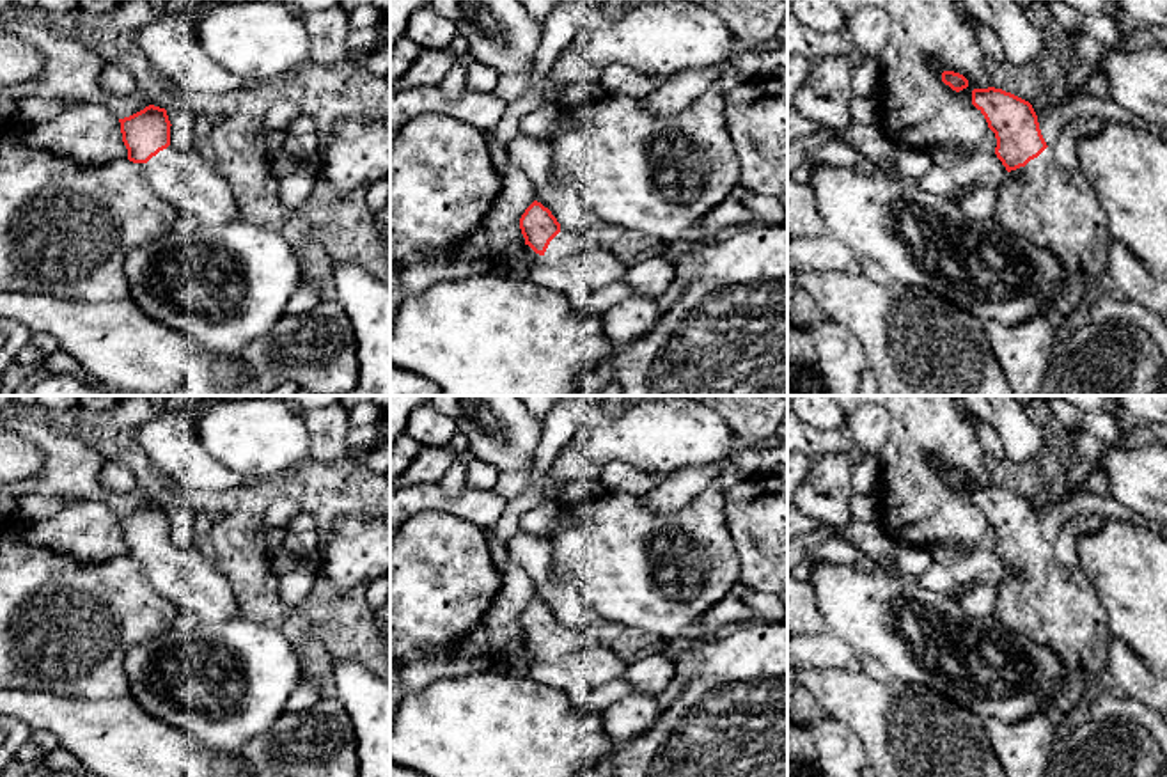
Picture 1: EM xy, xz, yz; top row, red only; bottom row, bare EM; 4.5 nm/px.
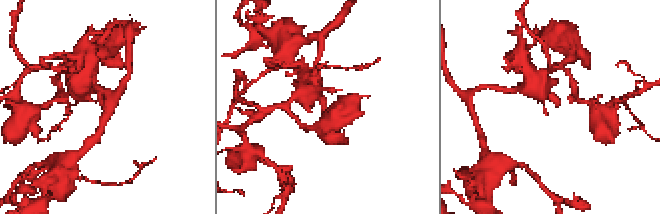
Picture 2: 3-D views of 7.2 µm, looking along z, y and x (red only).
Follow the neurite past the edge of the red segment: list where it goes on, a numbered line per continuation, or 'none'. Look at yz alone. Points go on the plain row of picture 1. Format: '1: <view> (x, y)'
1: yz (1029, 572)

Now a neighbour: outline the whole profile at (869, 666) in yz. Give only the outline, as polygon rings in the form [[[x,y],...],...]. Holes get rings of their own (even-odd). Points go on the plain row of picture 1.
[[[865,656],[860,658],[860,663],[862,663],[862,672],[865,672],[869,678],[883,683],[889,683],[892,679],[890,672],[876,658]]]

